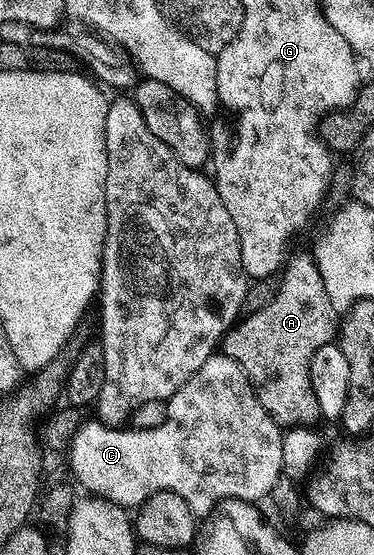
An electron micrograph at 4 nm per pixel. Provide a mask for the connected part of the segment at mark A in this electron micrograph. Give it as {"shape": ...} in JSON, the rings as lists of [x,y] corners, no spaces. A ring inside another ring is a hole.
{"shape":[[[298,254],[293,258],[294,255],[281,271],[280,292],[276,292],[276,296],[272,296],[272,300],[264,304],[264,308],[246,314],[241,321],[231,326],[220,343],[221,353],[240,364],[252,384],[254,395],[258,397],[260,404],[264,404],[268,416],[272,416],[272,420],[283,428],[313,427],[316,423],[314,421],[319,421],[319,405],[316,404],[316,396],[310,387],[310,361],[316,348],[331,345],[333,338],[330,337],[333,334],[335,337],[336,334],[336,311],[332,308],[330,297],[324,288],[317,261],[306,254]]]}

